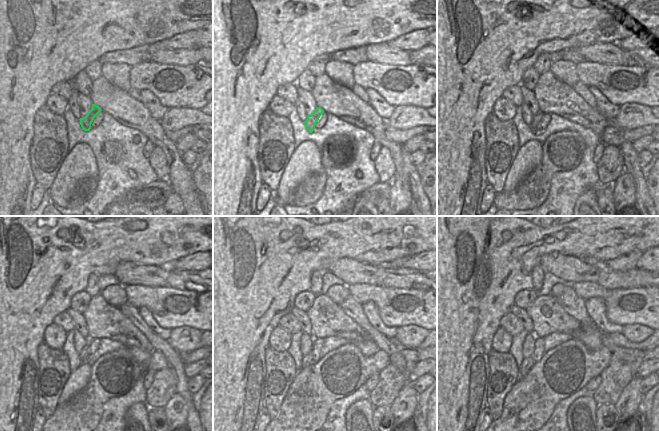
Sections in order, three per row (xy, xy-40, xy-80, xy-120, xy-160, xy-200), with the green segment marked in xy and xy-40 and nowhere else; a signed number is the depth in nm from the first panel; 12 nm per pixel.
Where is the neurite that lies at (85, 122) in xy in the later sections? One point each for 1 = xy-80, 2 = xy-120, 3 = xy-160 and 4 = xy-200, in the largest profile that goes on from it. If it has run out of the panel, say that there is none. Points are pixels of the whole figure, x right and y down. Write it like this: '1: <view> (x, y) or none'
1: xy-80 (536, 119)
2: xy-120 (83, 354)
3: xy-160 (307, 360)
4: xy-200 (527, 363)

